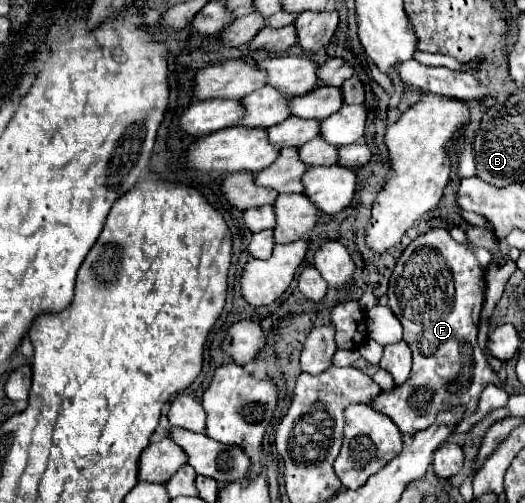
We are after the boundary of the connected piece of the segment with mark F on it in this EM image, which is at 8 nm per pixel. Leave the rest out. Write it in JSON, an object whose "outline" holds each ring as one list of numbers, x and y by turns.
{"outline":[[432,228,420,234,396,260,388,286,388,306,404,326,404,340,410,344,414,364,406,382,392,390,382,390,370,406,386,414,402,434,430,428,438,412,454,404,466,406,468,418,476,412,480,392,488,384,502,386,476,342,484,286,484,270,472,248,458,244,446,228]]}

